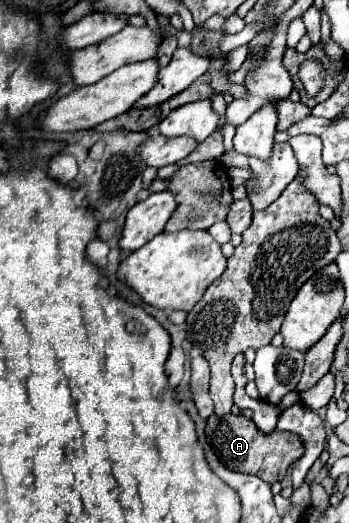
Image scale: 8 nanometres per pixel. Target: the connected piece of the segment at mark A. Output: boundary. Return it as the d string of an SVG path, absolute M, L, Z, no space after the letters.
M212 415L206 421L206 435L208 435L214 451L218 451L218 459L228 469L252 473L266 483L280 481L286 475L288 467L302 455L302 443L294 433L276 429L276 431L266 435L266 433L258 431L254 421L246 419L244 415L240 415L240 417L228 415L224 419L216 419L216 415Z

